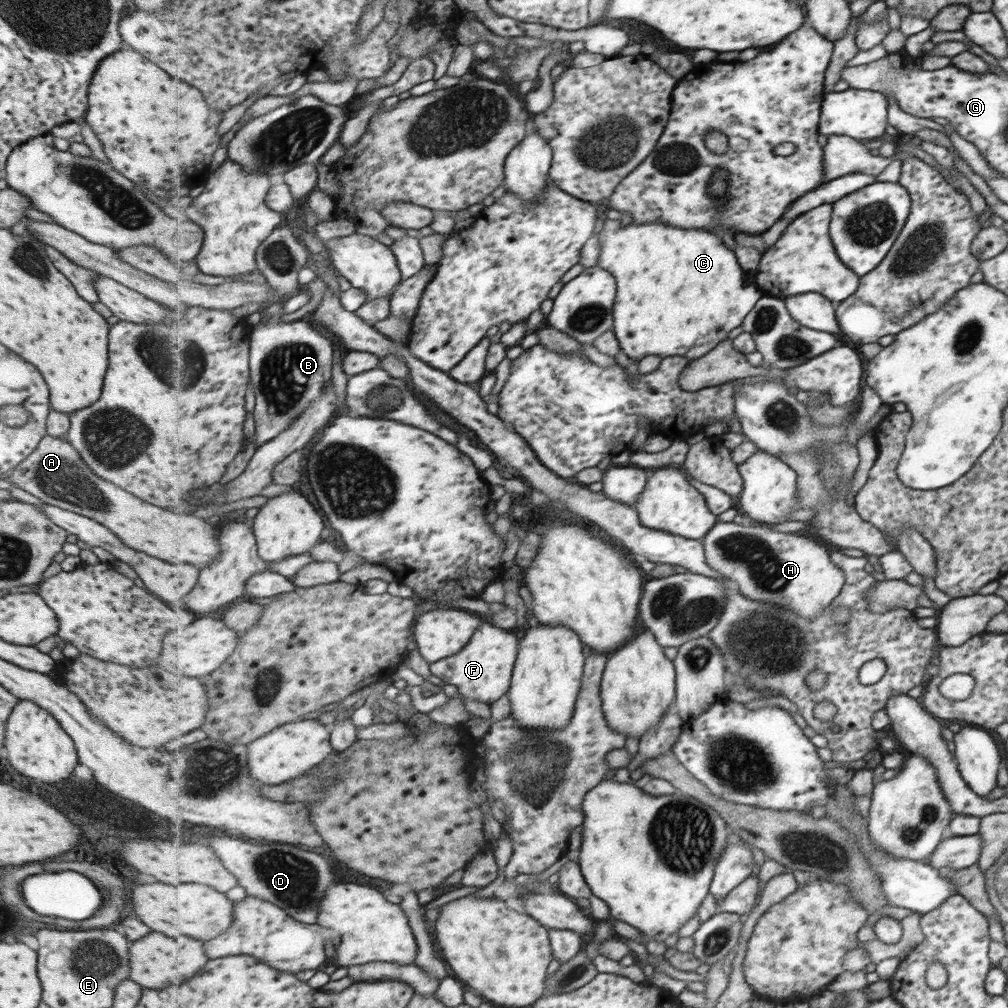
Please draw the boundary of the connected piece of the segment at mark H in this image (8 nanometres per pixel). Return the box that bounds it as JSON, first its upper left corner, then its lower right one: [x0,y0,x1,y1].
[703,519,844,619]

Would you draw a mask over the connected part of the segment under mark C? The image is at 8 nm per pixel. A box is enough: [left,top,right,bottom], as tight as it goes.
[597,217,765,361]

